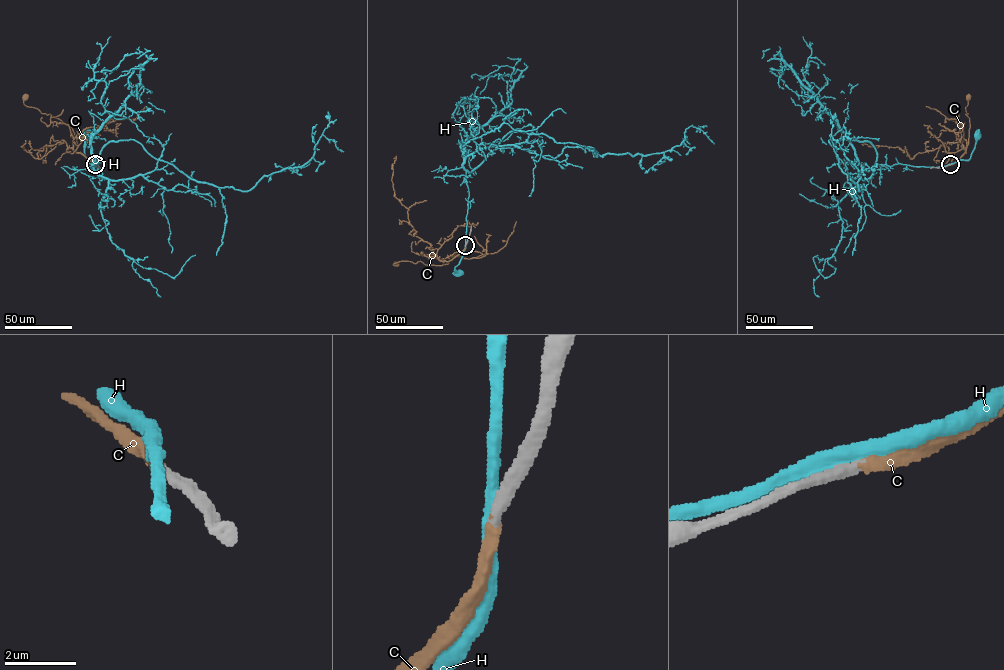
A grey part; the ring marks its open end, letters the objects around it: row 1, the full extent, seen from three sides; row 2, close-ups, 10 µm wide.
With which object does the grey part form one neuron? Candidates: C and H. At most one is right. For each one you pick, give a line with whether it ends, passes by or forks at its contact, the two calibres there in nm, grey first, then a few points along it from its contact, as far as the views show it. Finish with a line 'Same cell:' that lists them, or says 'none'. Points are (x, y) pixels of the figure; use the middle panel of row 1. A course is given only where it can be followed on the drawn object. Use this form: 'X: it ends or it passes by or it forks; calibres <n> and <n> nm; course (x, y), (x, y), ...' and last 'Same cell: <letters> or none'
C: it ends; calibres 360 and 320 nm; course (465, 245), (445, 264), (425, 265), (421, 261), (399, 261), (394, 263), (396, 264)
Same cell: C

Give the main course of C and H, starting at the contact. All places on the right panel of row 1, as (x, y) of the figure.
C: (950, 164), (966, 152), (970, 127), (965, 107), (969, 97)
H: (949, 164), (970, 158), (977, 135)

